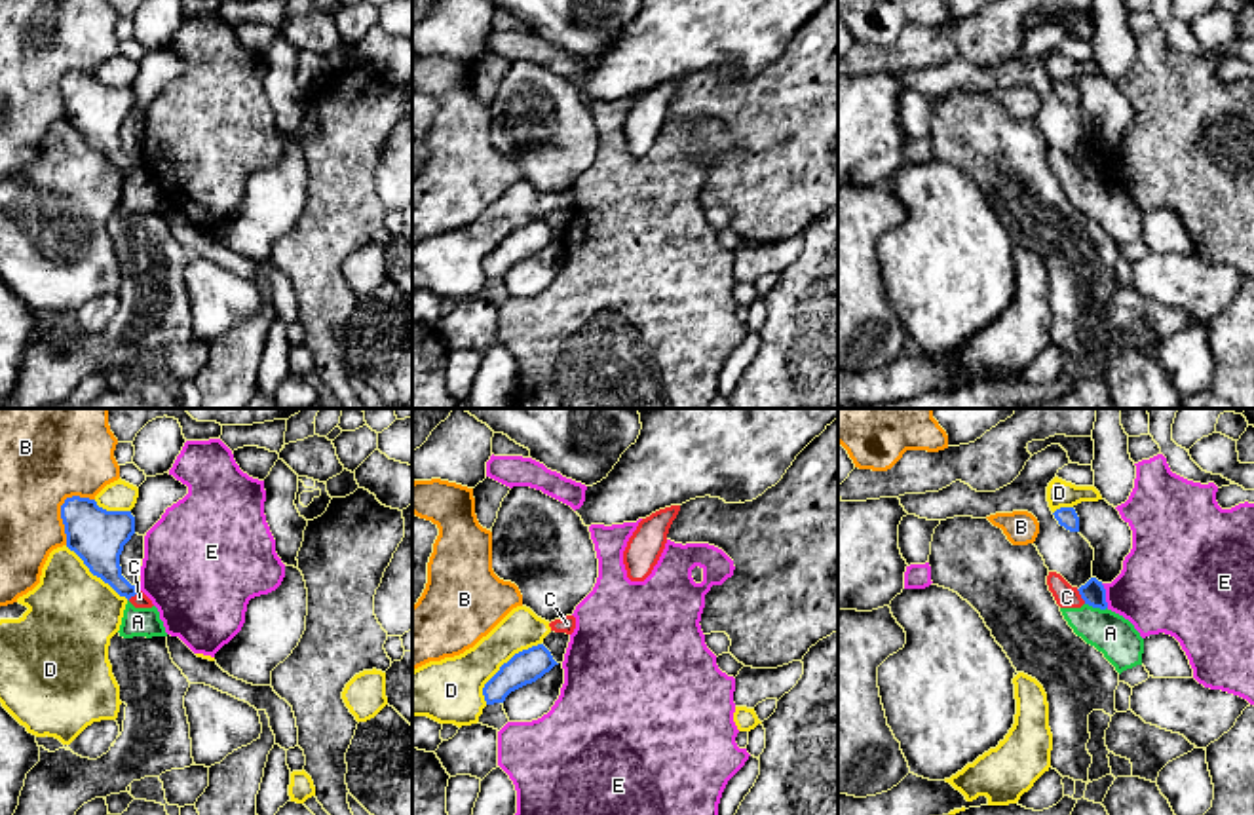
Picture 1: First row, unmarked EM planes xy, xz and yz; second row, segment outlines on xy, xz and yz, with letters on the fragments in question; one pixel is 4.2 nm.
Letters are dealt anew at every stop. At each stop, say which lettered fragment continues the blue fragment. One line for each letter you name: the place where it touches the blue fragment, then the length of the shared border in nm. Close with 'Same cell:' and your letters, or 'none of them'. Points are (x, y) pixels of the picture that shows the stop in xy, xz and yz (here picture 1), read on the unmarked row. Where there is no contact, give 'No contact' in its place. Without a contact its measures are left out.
Same cell: none of them

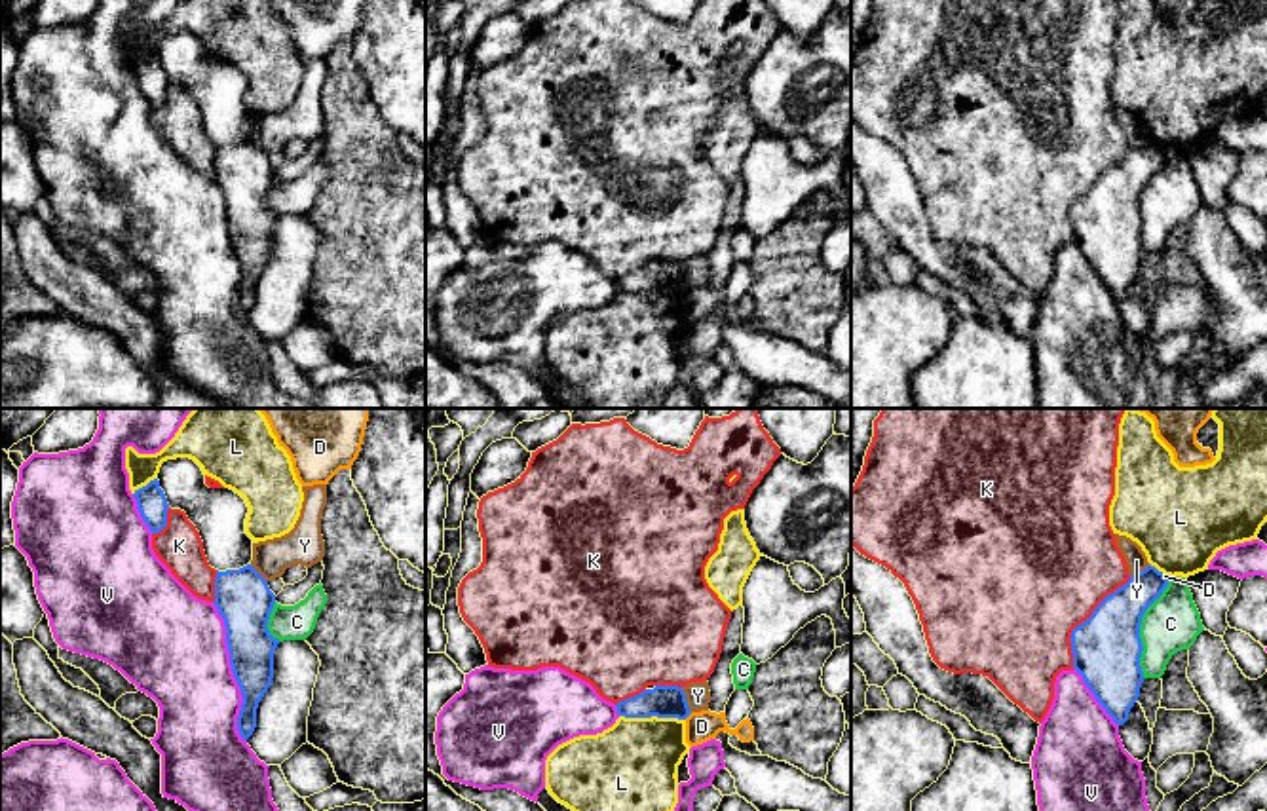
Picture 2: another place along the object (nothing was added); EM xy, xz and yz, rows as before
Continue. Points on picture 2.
Same cell: none of them

